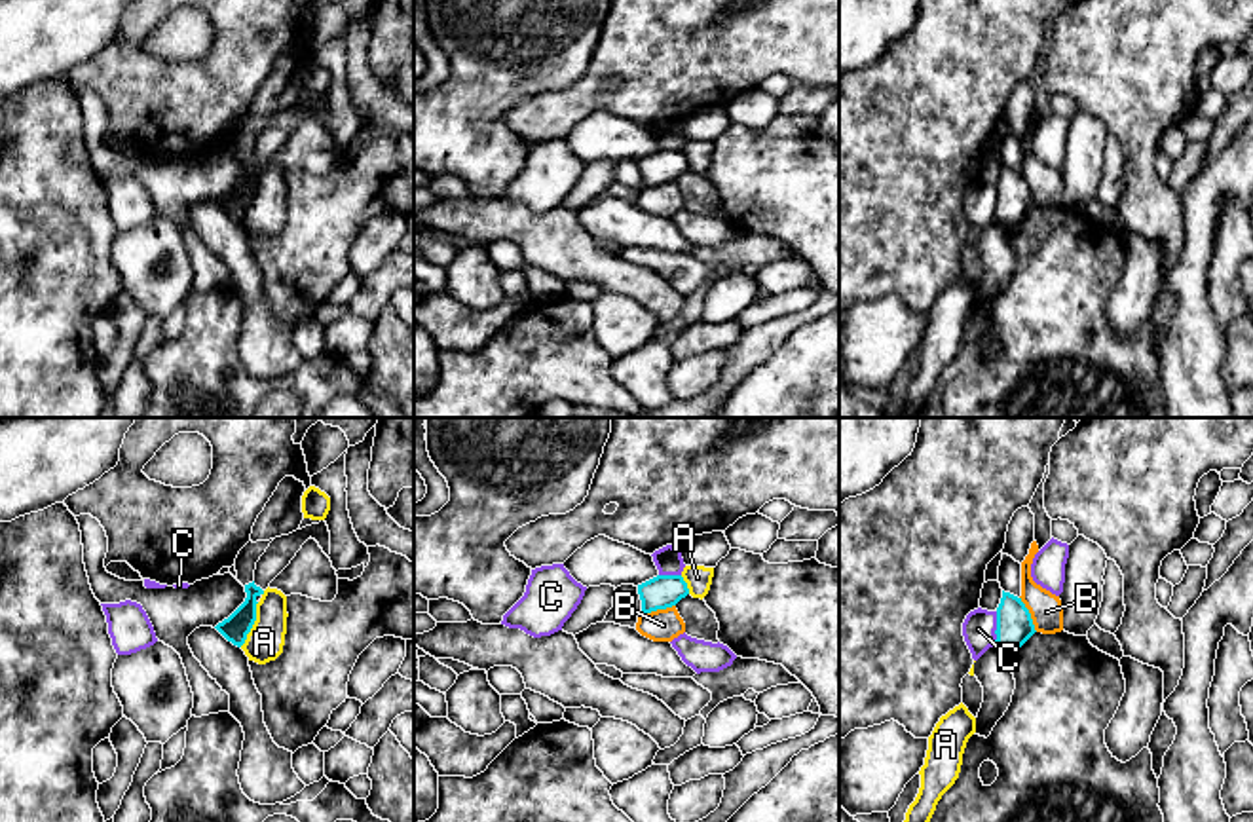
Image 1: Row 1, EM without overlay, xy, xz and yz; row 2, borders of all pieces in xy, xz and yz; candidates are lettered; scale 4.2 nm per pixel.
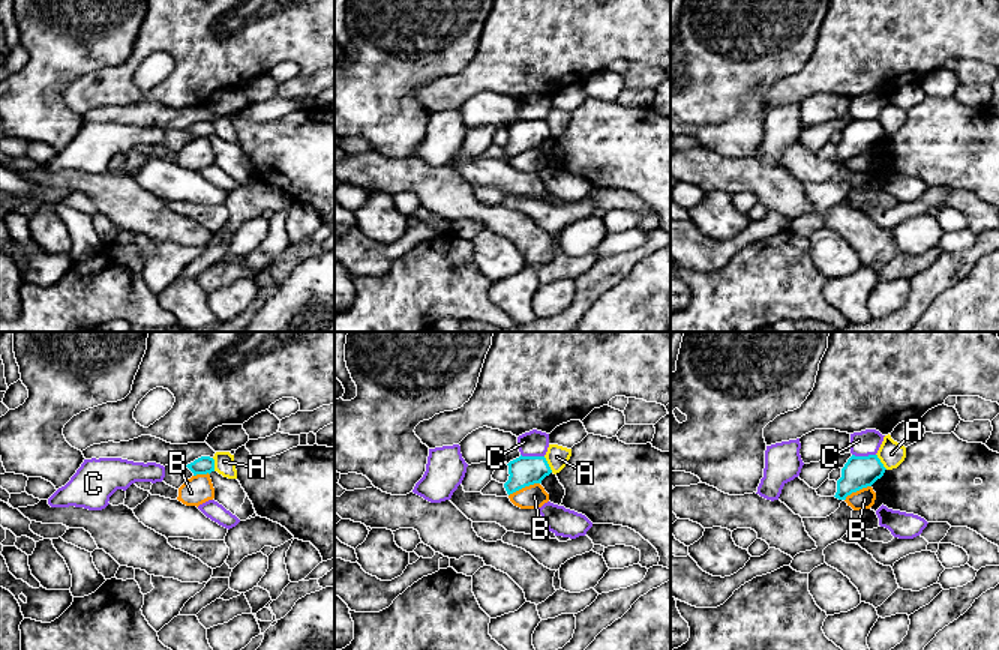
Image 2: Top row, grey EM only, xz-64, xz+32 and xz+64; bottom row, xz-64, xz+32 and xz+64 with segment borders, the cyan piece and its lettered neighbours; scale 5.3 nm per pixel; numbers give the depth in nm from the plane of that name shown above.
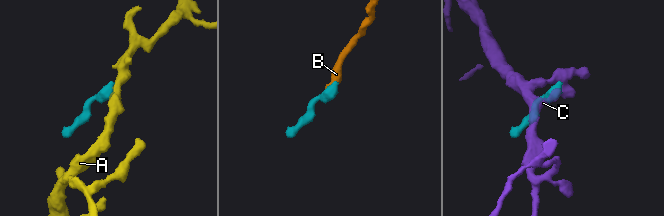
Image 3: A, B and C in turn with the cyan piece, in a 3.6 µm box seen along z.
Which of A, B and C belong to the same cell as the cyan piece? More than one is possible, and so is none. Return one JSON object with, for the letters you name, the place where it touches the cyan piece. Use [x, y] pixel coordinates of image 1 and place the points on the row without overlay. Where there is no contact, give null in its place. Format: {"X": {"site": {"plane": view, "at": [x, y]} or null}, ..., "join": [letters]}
{"join": []}

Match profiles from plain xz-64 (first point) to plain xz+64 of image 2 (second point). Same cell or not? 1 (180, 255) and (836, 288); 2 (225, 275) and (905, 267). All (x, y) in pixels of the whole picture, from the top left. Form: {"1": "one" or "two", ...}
{"1": "two", "2": "one"}

